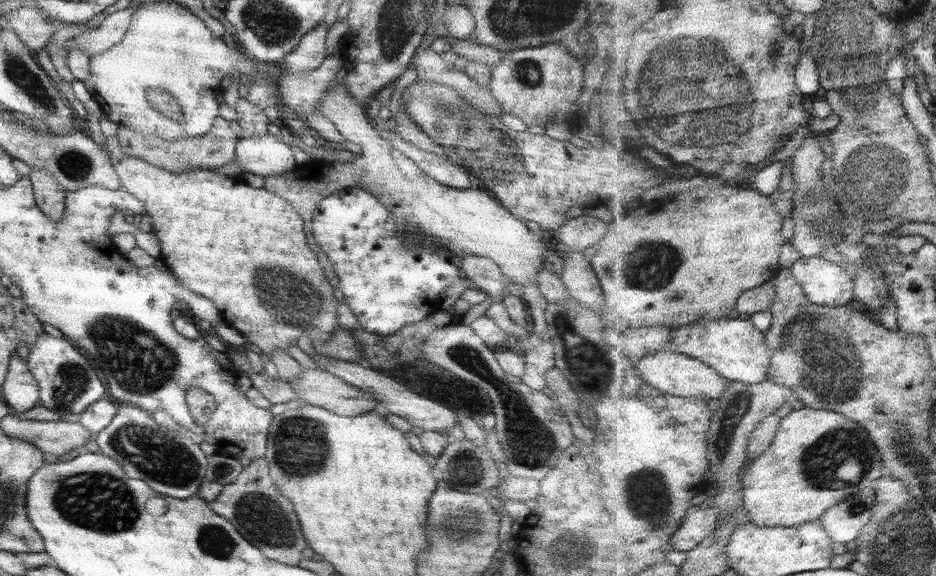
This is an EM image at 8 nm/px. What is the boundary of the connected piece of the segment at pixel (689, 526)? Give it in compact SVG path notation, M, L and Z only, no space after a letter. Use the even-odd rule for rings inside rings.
M715 508L699 509L687 514L681 528L674 534L672 543L681 552L689 552L711 537L720 524Z

